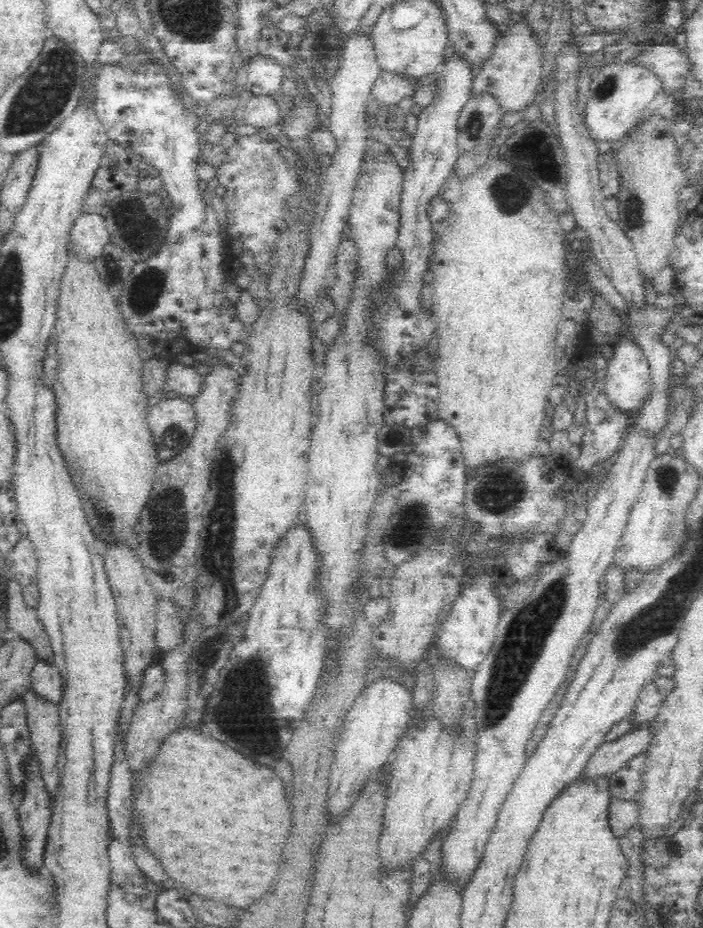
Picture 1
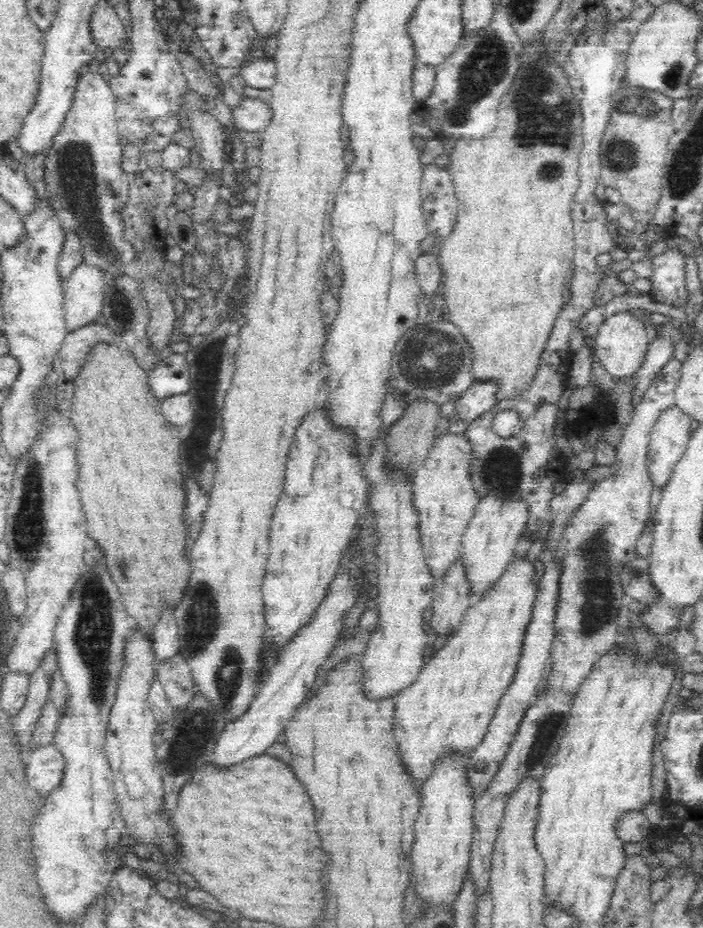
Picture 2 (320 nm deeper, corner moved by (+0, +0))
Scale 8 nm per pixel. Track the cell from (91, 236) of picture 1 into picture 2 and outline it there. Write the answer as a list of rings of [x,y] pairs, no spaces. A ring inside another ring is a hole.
[[[82,260],[64,281],[67,327],[74,330],[100,314],[105,270],[89,260]]]

